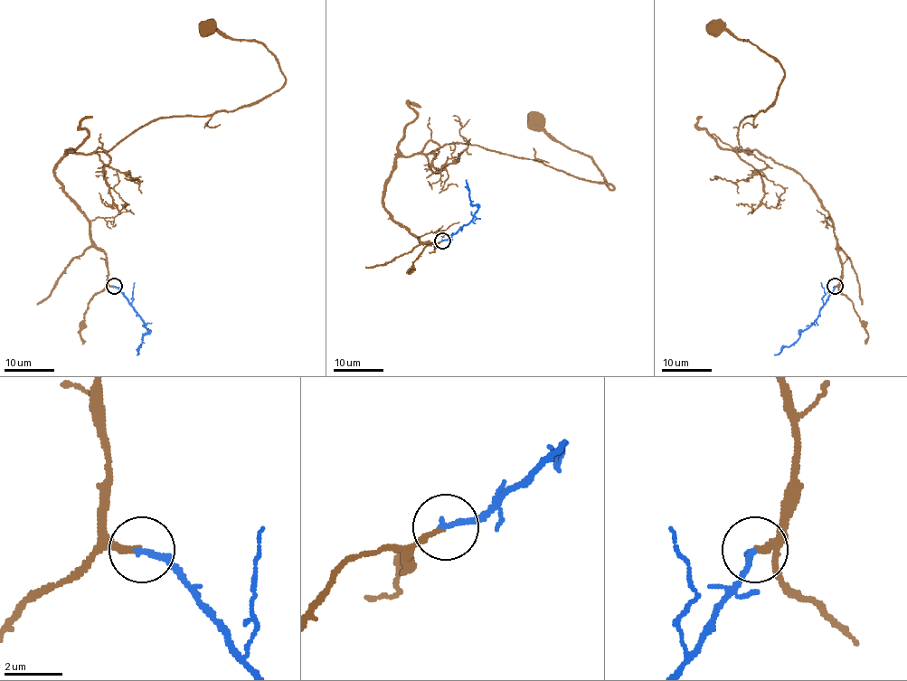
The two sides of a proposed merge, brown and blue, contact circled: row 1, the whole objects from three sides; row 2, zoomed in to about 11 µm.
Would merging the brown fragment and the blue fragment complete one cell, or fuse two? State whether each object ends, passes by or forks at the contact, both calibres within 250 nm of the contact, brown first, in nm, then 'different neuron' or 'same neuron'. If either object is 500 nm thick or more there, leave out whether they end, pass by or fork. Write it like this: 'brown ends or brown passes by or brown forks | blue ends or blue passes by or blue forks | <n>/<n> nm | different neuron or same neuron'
brown ends | blue ends | 200/200 nm | same neuron

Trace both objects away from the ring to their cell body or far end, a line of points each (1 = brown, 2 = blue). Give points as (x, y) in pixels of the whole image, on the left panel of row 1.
1: (113, 287), (56, 165), (68, 150), (106, 152), (160, 118), (233, 111), (283, 84), (259, 42), (210, 28)
2: (113, 287), (149, 330), (143, 337), (138, 354)

